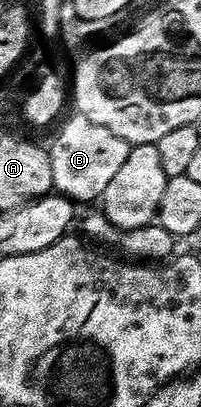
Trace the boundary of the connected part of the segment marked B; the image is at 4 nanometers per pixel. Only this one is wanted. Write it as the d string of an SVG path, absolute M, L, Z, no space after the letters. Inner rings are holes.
M73 112L61 126L53 146L48 147L51 160L51 180L53 190L74 203L100 199L101 194L111 184L115 172L127 160L130 144L119 136L107 132L107 128L91 124L87 116Z

